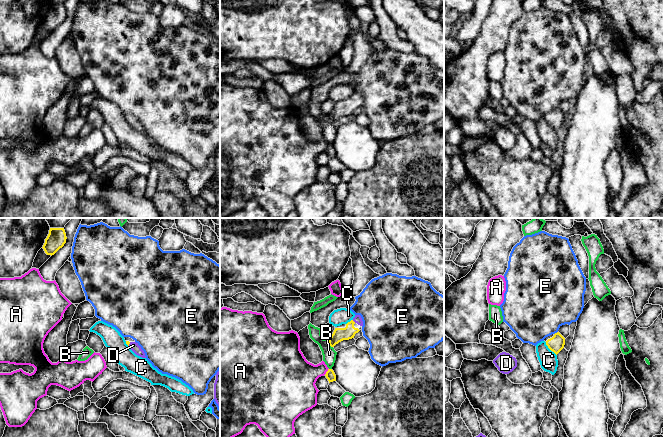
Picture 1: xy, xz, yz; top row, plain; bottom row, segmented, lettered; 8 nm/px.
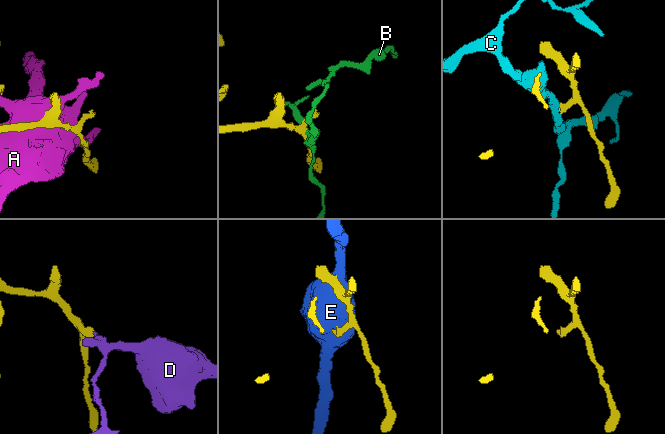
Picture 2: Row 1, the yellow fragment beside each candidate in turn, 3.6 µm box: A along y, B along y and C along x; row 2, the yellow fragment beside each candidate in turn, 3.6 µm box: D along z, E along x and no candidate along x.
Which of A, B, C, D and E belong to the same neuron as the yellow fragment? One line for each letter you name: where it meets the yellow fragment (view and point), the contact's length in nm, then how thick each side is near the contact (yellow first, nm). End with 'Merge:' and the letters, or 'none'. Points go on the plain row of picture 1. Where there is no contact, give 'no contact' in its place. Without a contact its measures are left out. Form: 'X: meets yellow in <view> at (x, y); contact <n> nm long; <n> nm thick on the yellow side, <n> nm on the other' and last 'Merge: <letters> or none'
D: meets yellow in xz at (353, 97); contact 40 nm long; 110 nm thick on the yellow side, 70 nm on the other
Merge: D

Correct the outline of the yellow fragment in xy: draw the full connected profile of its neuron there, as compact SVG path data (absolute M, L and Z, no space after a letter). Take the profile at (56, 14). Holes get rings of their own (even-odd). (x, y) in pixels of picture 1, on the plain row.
M50 4L45 15L43 25L47 31L54 31L66 19L66 9L64 4Z

